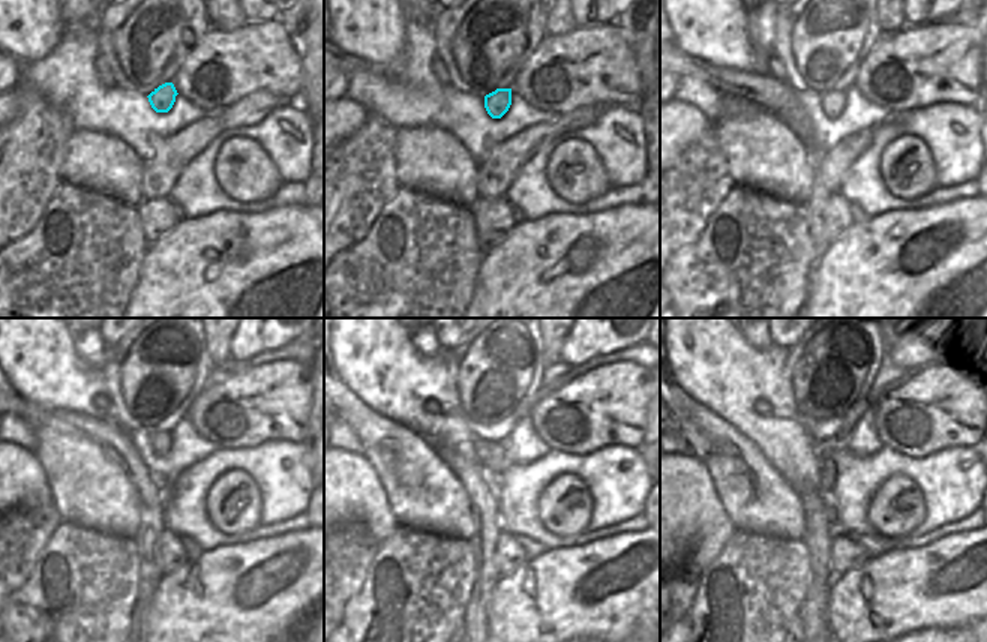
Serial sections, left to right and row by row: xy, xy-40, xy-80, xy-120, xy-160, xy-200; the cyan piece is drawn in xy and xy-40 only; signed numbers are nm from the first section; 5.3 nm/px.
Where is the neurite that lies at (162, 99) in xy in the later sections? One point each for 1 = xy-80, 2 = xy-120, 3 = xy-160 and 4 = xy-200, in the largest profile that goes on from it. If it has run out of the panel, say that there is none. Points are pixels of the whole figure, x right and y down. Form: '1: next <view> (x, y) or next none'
1: next xy-80 (833, 102)
2: next xy-120 (161, 441)
3: next xy-160 (494, 456)
4: next xy-200 (827, 470)

